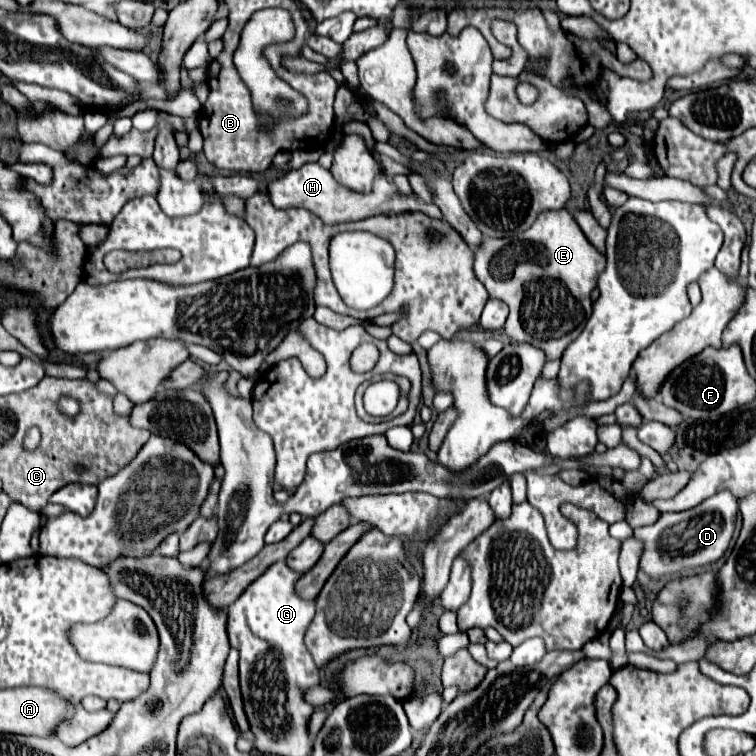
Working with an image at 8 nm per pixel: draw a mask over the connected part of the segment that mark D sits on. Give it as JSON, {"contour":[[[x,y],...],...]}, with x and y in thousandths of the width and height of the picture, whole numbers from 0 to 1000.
{"contour":[[[955,648],[915,675],[894,677],[894,680],[876,680],[868,693],[852,696],[839,701],[839,709],[847,712],[852,722],[852,733],[847,738],[847,751],[862,762],[889,762],[902,759],[913,751],[939,749],[955,738],[963,728],[976,680],[976,661],[966,648]]]}

